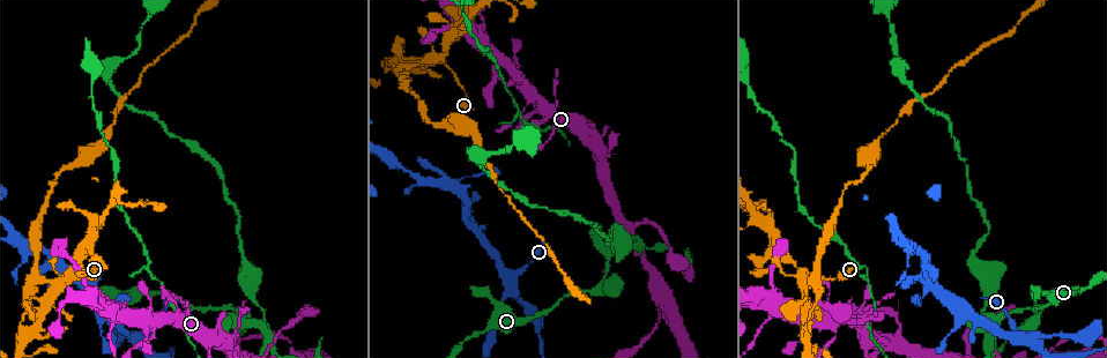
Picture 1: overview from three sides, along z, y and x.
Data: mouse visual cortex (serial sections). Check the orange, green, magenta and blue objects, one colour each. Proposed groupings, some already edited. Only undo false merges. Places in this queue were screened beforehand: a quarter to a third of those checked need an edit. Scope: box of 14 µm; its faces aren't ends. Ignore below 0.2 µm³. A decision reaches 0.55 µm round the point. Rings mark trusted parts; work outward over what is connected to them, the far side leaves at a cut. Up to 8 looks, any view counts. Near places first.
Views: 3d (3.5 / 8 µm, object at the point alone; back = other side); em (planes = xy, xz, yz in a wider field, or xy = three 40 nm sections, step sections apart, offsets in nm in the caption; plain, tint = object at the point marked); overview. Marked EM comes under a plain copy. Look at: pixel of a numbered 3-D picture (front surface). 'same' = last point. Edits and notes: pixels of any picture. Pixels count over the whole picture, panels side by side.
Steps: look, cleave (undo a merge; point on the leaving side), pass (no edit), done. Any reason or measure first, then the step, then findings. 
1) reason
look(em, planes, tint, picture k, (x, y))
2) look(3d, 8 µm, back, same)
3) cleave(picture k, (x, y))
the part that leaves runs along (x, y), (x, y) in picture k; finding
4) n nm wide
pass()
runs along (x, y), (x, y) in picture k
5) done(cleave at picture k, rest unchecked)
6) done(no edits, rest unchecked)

a fork
look(3d, 3.5 µm, picture 1, (219, 311))

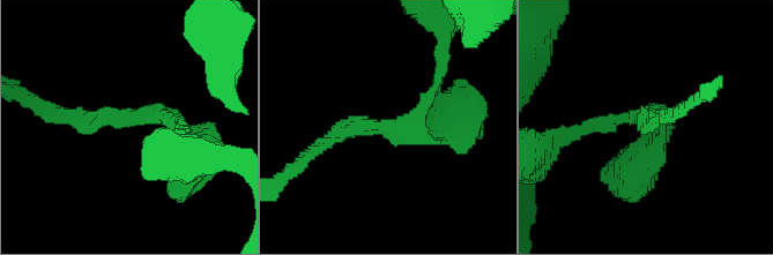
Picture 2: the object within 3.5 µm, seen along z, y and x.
3 arms; arms of 100, 150, 200 nm; now the EM
look(em, xy, step 3, tint, picture 2, (134, 119))

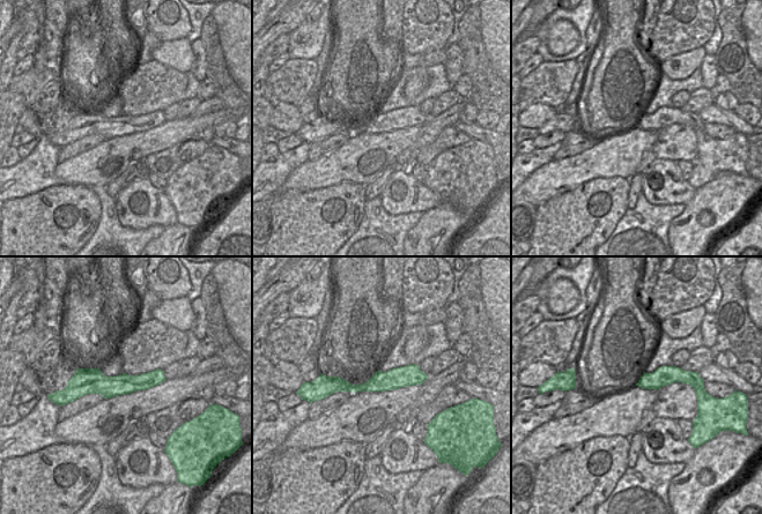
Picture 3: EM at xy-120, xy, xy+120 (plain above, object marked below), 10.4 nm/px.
pass()
runs along (320, 147), (351, 126), (409, 126), (437, 76) in picture 2; continuous, no second cell

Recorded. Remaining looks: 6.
sudden change in width
look(3d, 3.5 µm, back, picture 1, (294, 347))

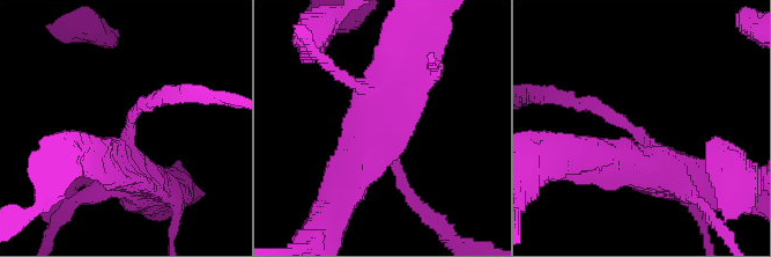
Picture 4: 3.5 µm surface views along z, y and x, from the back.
arms of 200, 500 nm; need the tissue
look(em, xy, step 3, tint, picture 4, (126, 129))

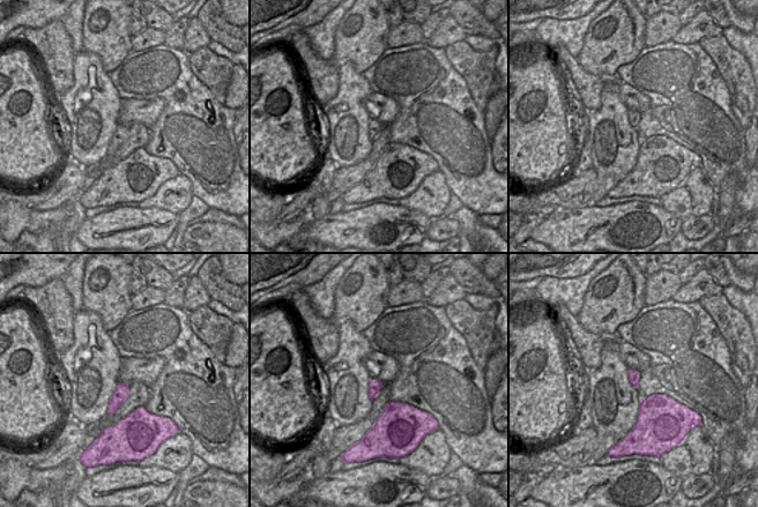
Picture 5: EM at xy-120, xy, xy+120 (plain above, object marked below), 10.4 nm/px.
pass()
runs along (686, 170), (665, 170), (594, 102), (570, 102) in picture 4; continuous, no second cell

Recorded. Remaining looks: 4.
branch point
look(3d, 3.5 µm, picture 1, (635, 243))

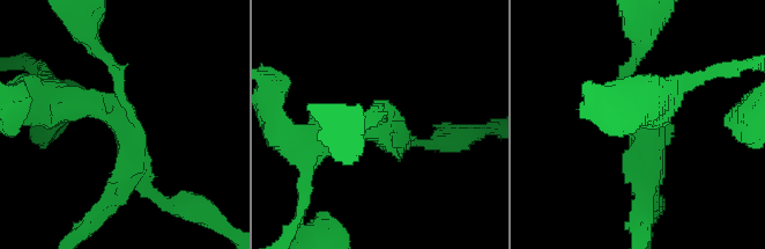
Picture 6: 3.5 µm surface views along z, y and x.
3 arms; arms of 150, 350, 350 nm
look(em, xy, step 3, tint, picture 6, (376, 133))

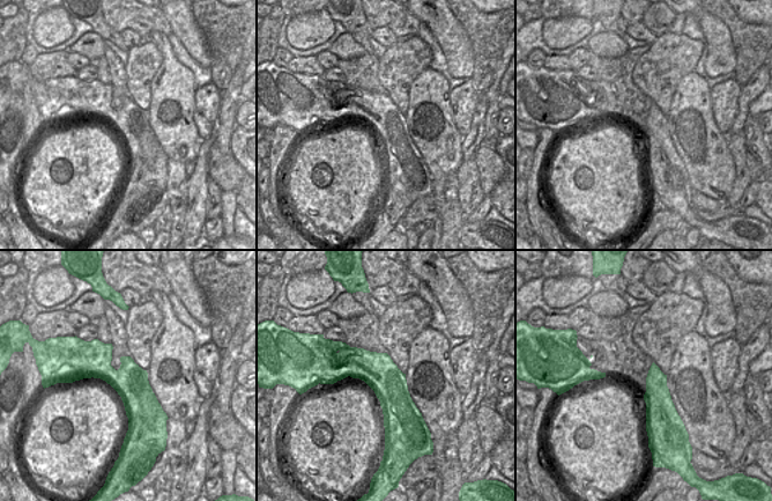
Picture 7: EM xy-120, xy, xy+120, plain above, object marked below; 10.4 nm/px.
cleave(picture 6, (118, 75))
the part that leaves runs along (130, 118), (112, 61), (87, 36) in picture 6; two cells meet here

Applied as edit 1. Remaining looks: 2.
done(cleave at picture 6, rest unchecked)

